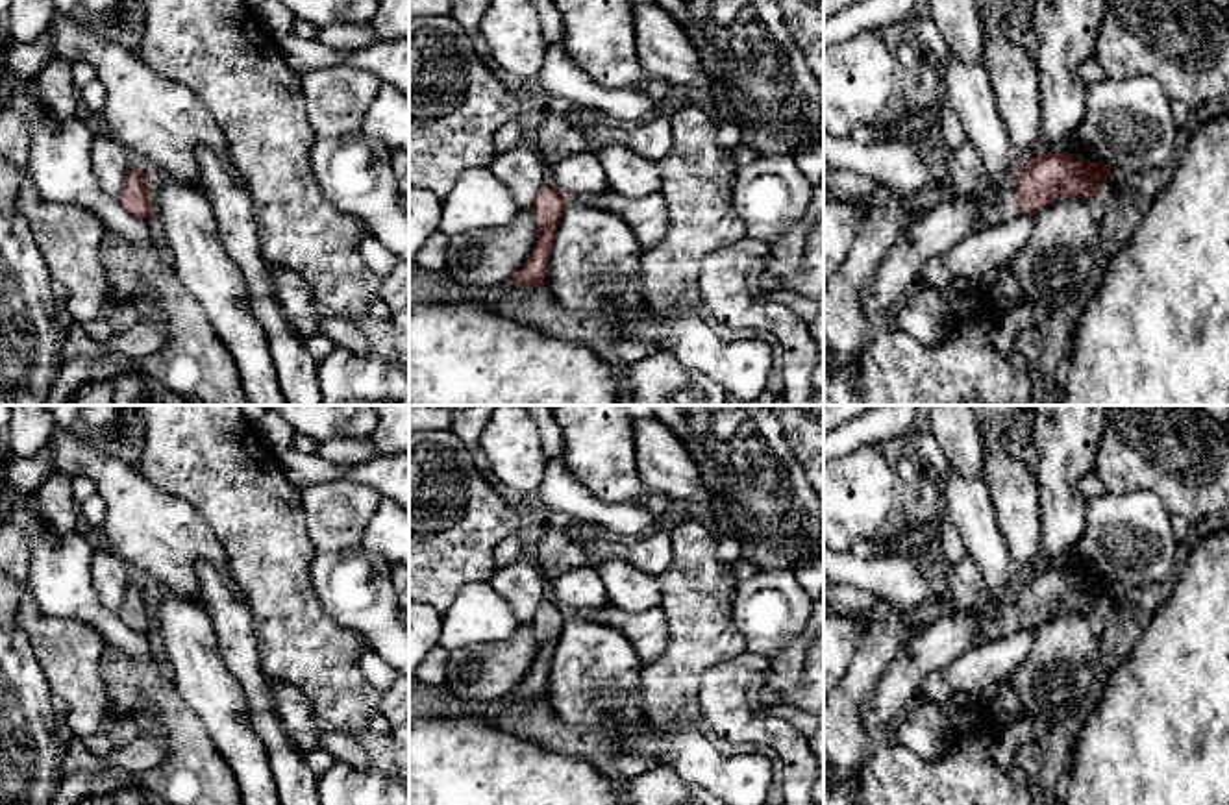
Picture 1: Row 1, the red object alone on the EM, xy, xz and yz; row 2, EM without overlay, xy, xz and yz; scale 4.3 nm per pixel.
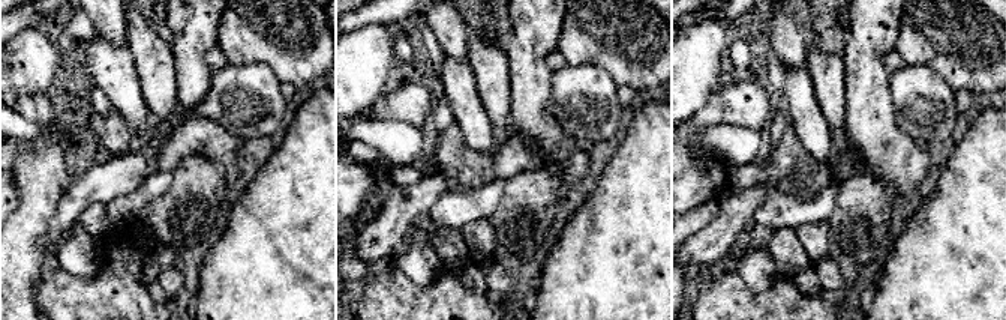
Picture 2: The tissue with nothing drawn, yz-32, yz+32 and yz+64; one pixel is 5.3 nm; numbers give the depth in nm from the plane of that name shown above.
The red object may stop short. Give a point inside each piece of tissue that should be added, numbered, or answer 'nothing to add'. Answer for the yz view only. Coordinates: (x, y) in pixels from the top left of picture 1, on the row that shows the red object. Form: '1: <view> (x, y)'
1: yz (967, 174)

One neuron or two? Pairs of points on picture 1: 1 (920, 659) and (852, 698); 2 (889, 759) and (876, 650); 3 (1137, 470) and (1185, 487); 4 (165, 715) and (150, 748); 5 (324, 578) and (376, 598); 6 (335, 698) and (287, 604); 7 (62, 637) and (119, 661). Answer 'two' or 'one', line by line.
1: two
2: two
3: one
4: two
5: one
6: one
7: two

